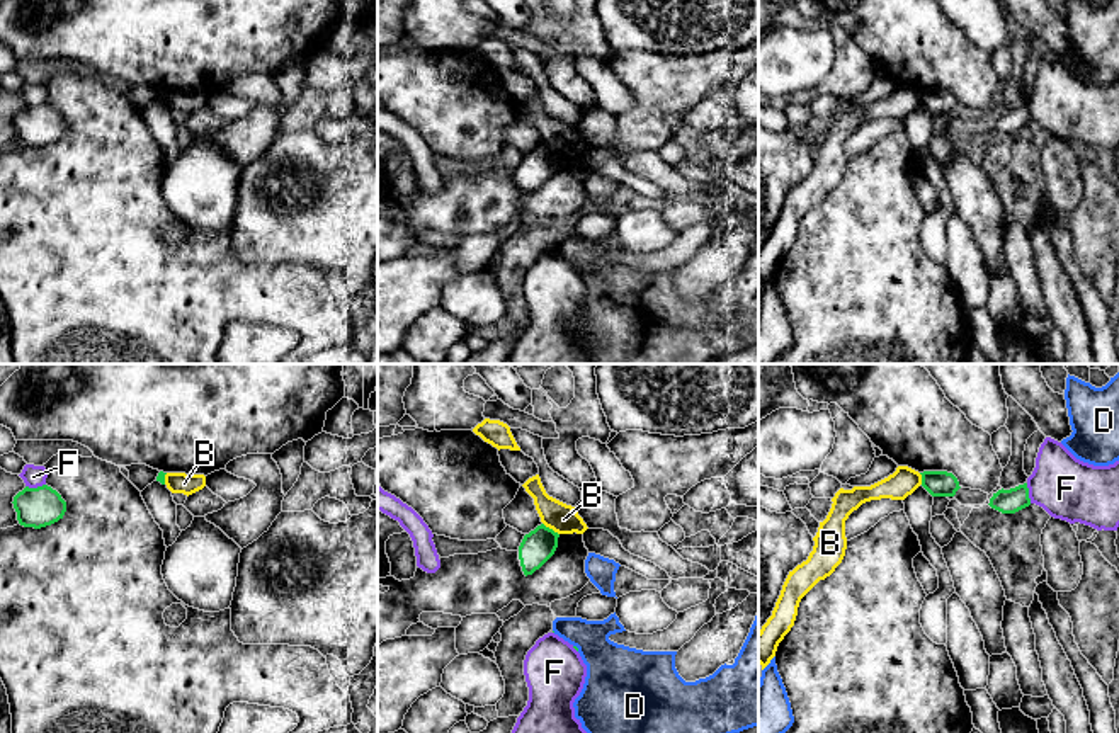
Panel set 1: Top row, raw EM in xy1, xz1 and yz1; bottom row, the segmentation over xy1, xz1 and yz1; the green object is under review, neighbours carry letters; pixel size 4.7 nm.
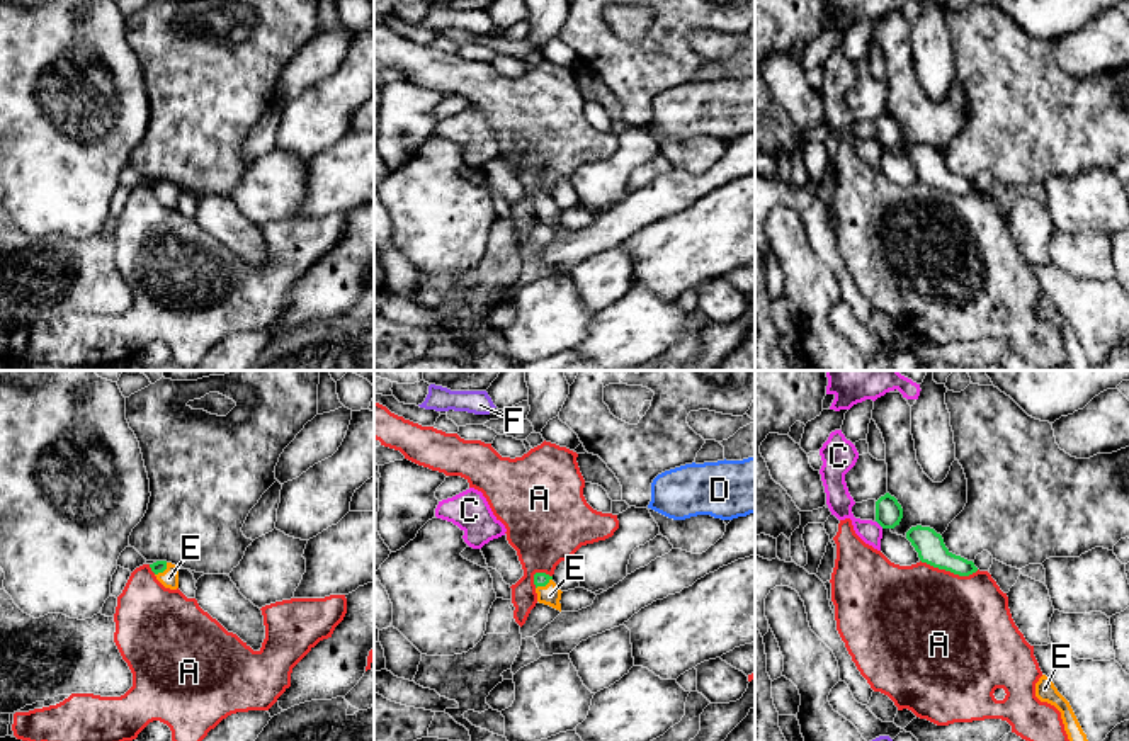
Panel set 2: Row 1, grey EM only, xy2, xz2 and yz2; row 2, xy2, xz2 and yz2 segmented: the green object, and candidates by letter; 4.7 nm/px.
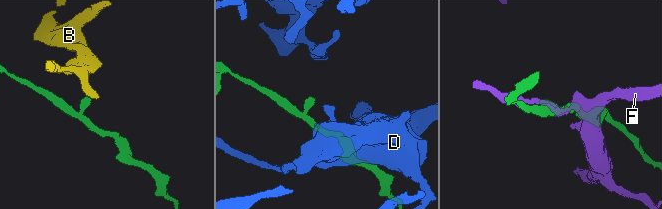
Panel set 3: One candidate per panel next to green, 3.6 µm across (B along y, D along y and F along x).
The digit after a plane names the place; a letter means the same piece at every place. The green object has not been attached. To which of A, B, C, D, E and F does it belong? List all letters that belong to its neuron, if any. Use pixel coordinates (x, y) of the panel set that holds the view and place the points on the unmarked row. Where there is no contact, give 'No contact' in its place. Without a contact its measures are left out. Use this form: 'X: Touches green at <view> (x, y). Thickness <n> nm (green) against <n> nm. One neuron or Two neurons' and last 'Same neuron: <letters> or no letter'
A: Touches green at yz2 (949, 189). Thickness 140 nm (green) against 480 nm. Two neurons
B: Touches green at xz1 (551, 148). Thickness 160 nm (green) against 140 nm. Two neurons
C: Touches green at yz2 (879, 143). Thickness 130 nm (green) against 120 nm. Two neurons
D: Touches green at xz1 (577, 267). Thickness 20 nm (green) against 320 nm. Two neurons
E: Touches green at xz2 (543, 204). Thickness 60 nm (green) against 100 nm. One neuron
F: Touches green at xy1 (34, 107). Thickness 190 nm (green) against 100 nm. Two neurons
Same neuron: E

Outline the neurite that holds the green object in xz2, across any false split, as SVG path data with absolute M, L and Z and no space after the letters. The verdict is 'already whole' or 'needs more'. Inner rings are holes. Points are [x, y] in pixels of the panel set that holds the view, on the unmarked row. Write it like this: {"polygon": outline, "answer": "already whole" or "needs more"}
{"polygon": "M536 192L534 204L536 204L536 212L537 212L537 221L561 231L559 219L561 219L563 211L556 206L556 202L553 201L553 195L546 192Z", "answer": "needs more"}

